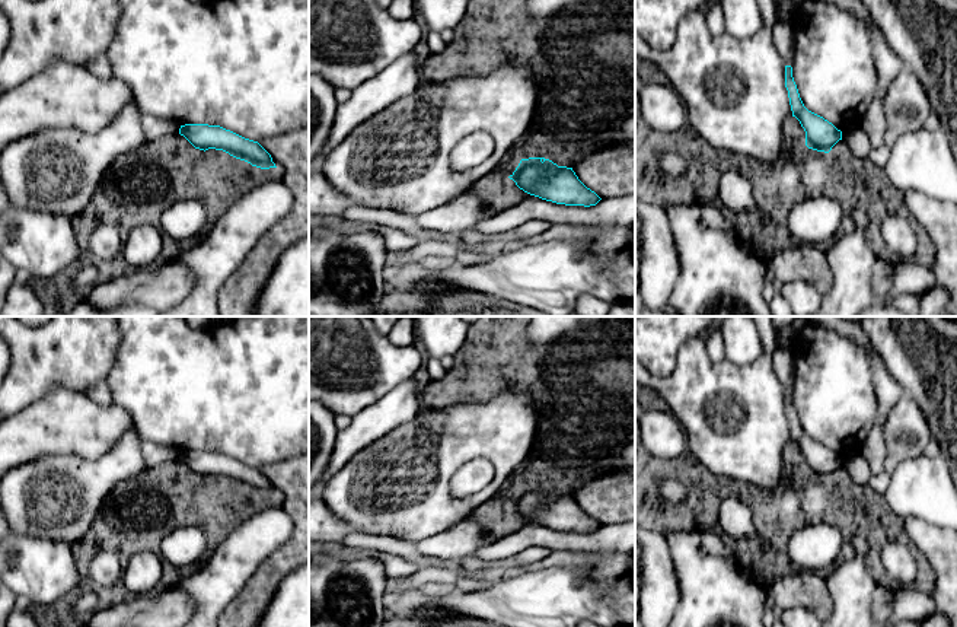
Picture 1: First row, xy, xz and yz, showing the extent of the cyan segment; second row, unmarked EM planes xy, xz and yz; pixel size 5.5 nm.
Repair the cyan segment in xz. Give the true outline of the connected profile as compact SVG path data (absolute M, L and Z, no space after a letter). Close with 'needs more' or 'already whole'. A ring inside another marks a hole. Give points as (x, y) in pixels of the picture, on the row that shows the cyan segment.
M545 157L521 159L508 178L513 179L524 192L556 204L590 207L596 206L602 200L578 179L572 168L558 166Z; already whole

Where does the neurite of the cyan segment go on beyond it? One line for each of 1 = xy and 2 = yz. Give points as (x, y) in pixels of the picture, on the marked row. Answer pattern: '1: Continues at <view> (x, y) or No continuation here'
1: No continuation here
2: No continuation here

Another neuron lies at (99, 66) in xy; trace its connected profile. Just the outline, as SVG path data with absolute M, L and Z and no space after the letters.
M101 54L83 66L86 71L93 73L99 77L112 77L112 67L106 54Z

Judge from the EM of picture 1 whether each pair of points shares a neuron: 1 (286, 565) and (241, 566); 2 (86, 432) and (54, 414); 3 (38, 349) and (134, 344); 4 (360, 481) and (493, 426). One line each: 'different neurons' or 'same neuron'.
1: different neurons
2: same neuron
3: different neurons
4: same neuron

